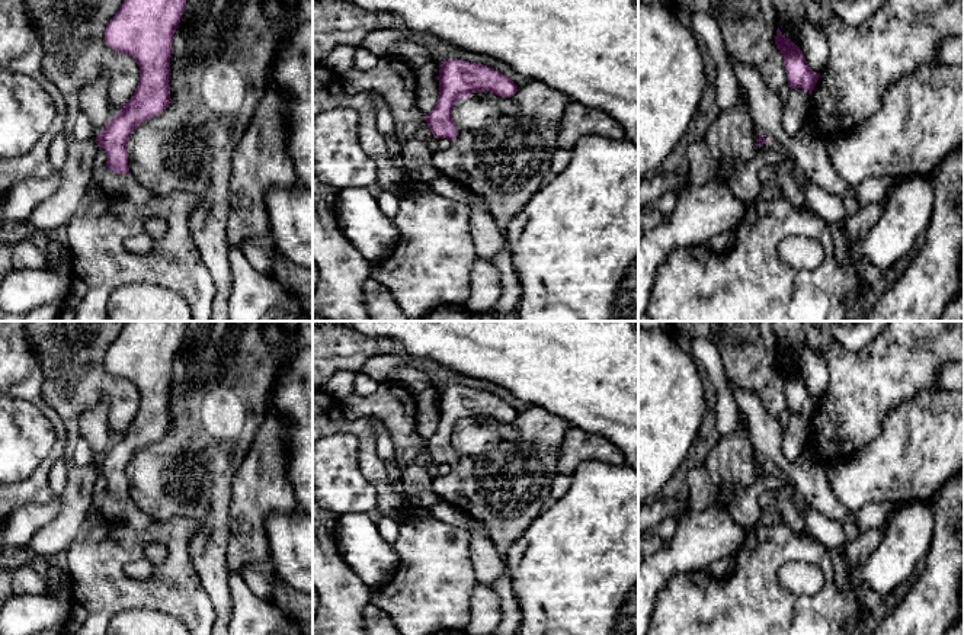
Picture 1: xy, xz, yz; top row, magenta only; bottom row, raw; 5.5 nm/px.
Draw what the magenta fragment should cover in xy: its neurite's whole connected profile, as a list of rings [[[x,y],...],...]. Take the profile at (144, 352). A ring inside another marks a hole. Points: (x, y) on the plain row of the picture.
[[[126,321],[116,340],[105,355],[106,371],[135,385],[140,392],[140,408],[131,424],[121,432],[103,456],[96,462],[96,469],[108,481],[106,493],[116,500],[129,498],[126,468],[141,448],[160,440],[170,424],[170,384],[172,368],[186,333],[188,321]]]

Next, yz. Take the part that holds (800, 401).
[[[779,353],[776,355],[775,371],[781,376],[788,401],[788,411],[792,414],[804,414],[811,421],[813,414],[820,403],[820,398],[814,398],[800,372],[791,365],[785,363]]]

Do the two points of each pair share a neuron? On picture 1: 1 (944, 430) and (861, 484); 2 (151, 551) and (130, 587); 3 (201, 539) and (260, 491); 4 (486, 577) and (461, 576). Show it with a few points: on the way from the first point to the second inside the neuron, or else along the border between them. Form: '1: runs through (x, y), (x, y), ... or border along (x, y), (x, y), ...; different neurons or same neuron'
1: runs through (924, 443), (899, 467), (881, 471); same neuron
2: border along (150, 541), (157, 541), (166, 549), (159, 565); different neurons
3: border along (231, 483), (229, 542); different neurons
4: border along (470, 544), (470, 561), (479, 581); different neurons

